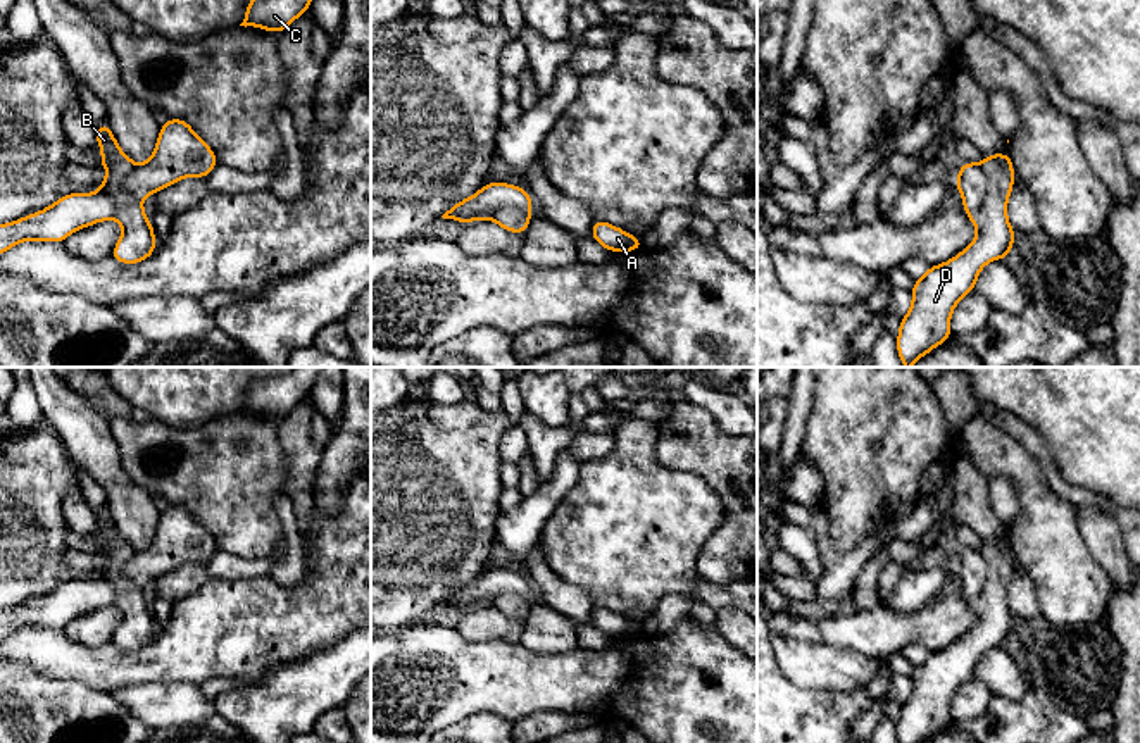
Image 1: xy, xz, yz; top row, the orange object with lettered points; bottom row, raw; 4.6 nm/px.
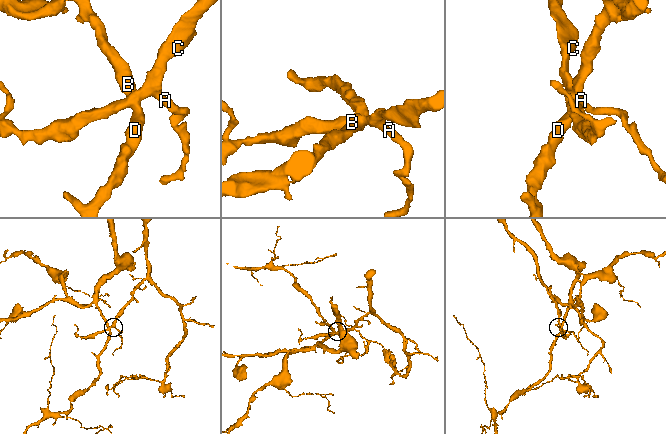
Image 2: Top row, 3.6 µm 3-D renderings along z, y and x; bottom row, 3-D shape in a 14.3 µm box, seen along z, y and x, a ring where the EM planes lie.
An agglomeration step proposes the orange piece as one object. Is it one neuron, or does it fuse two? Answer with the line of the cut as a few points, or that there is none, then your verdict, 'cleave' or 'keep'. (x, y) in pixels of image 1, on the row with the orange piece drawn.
yz (982, 166), (987, 176), (987, 193), (968, 212) | cleave

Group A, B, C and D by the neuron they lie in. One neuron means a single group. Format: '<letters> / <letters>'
A C / B D

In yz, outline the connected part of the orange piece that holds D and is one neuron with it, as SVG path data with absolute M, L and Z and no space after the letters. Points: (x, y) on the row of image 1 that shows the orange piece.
M993 153L983 157L981 169L988 190L978 207L968 212L978 236L959 255L940 265L930 265L911 290L912 305L900 321L897 334L897 352L904 367L911 367L952 336L950 315L957 302L976 290L976 278L988 262L1011 255L1018 236L1007 219L1014 164L1011 155Z

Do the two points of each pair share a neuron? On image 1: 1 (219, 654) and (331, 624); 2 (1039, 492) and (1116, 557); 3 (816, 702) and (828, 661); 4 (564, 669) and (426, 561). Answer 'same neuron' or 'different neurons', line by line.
1: same neuron
2: different neurons
3: different neurons
4: different neurons

